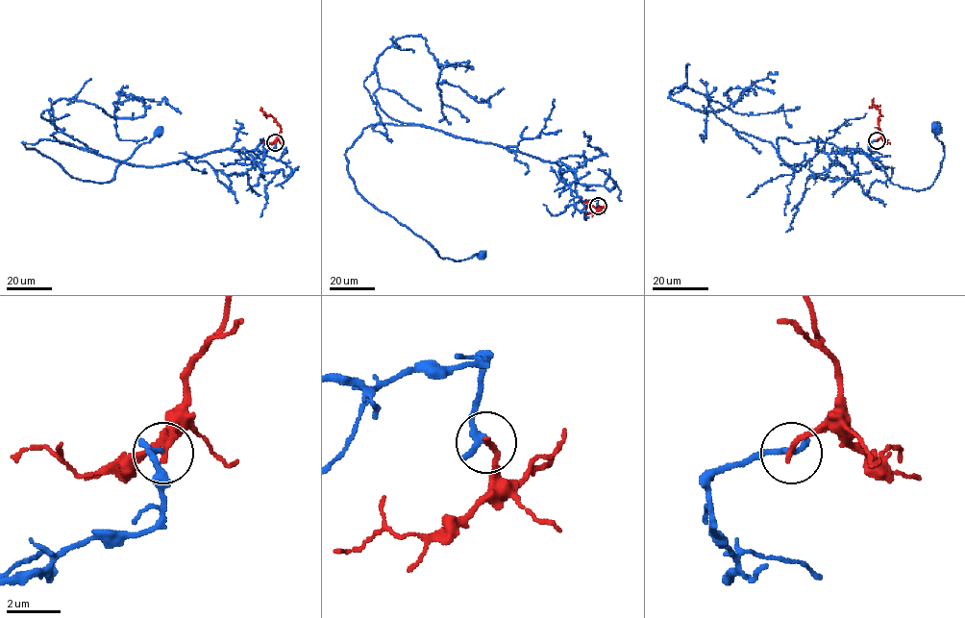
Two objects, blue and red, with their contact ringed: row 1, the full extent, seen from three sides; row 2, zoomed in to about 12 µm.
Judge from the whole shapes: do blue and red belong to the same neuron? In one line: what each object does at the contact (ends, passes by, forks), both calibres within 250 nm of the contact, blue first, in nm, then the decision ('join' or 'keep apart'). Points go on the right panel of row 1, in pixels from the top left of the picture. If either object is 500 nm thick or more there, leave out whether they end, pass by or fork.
blue ends there; red ends there; 300 nm thick on the blue side, 240 nm on the other; keep apart

